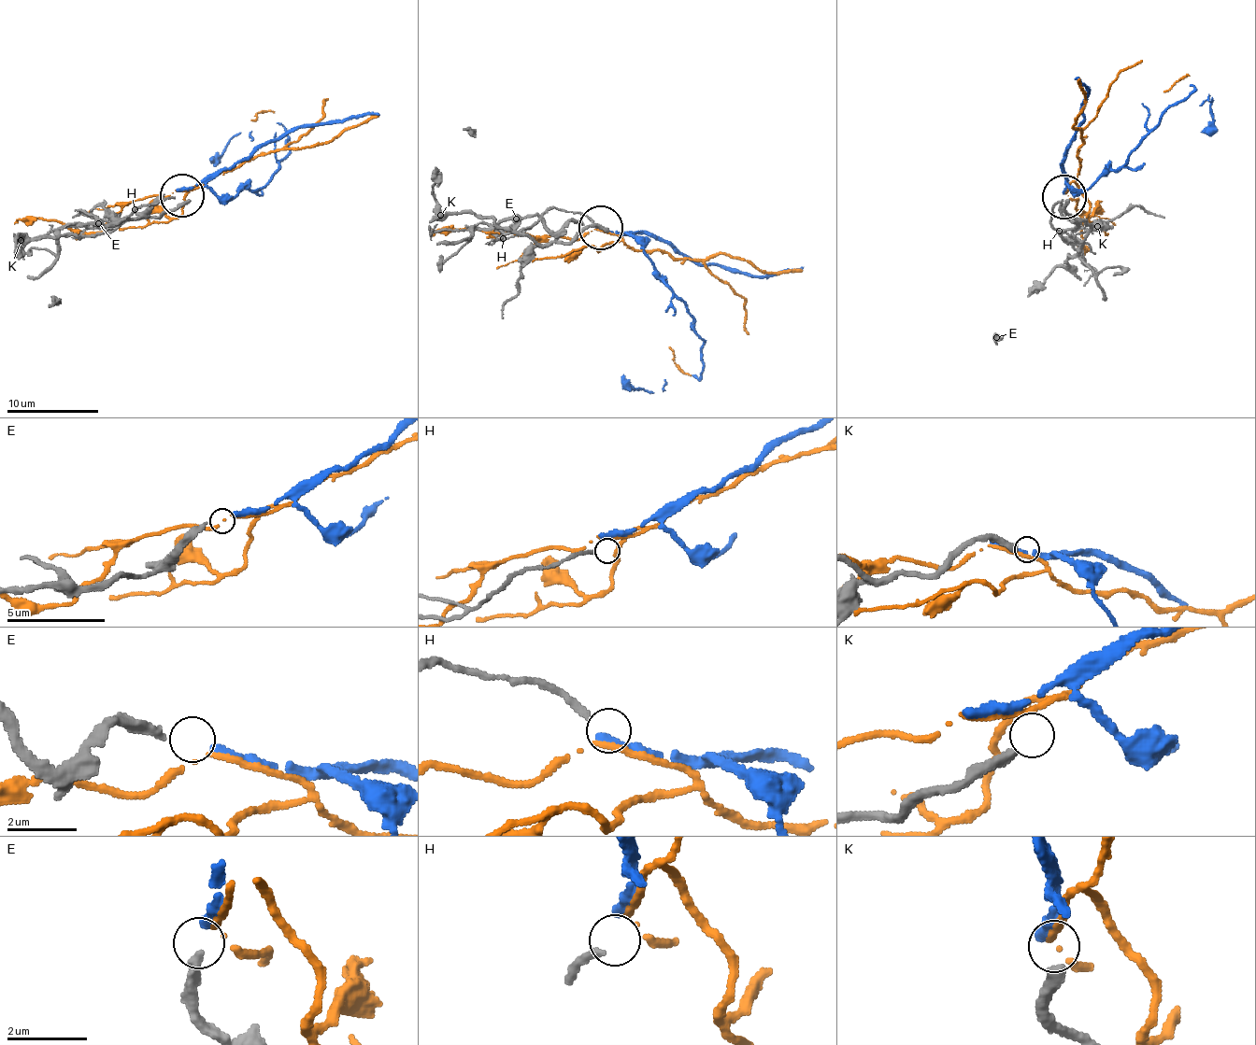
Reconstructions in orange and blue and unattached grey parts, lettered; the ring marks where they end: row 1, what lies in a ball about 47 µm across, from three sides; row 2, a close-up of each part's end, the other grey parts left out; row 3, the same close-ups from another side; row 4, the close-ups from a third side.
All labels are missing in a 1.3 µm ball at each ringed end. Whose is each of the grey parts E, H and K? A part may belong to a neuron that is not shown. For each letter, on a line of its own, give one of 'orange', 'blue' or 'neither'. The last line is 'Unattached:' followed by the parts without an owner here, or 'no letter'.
E: blue
H: neither
K: neither
Unattached: H, K

